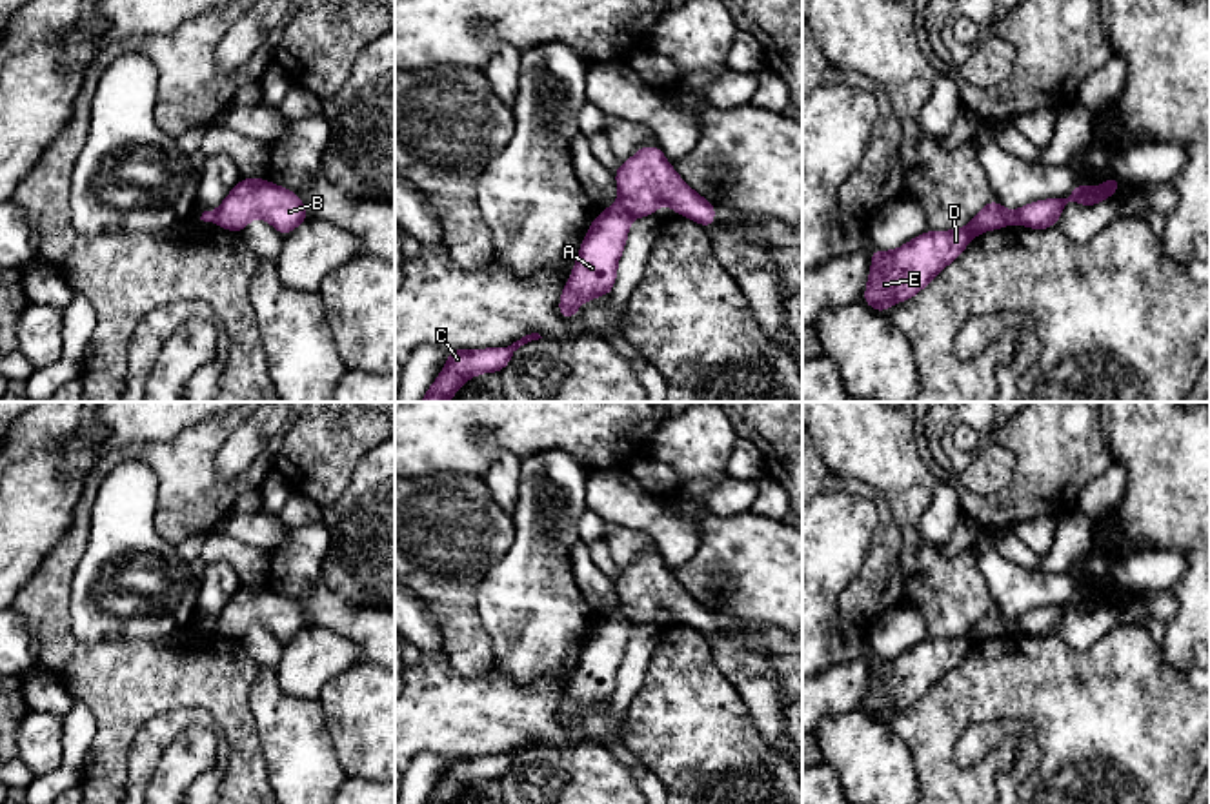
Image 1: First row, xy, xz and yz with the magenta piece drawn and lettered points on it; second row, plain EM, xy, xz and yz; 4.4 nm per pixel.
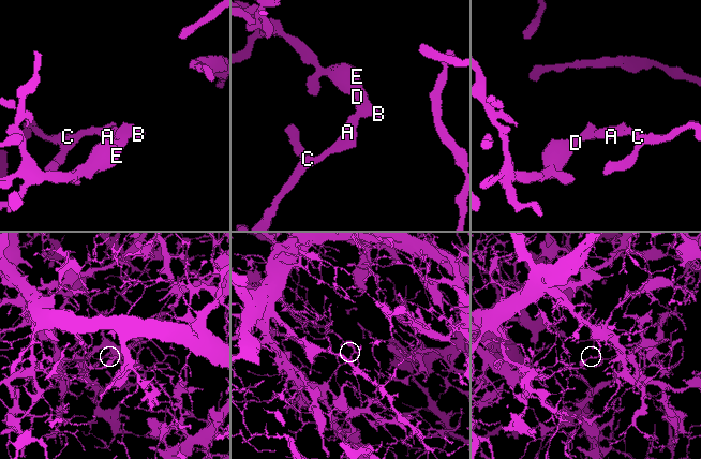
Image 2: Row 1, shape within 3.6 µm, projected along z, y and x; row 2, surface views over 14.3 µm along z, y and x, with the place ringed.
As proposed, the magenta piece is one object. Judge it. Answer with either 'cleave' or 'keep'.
cleave

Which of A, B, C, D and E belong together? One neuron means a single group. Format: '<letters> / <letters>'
A C / B D E

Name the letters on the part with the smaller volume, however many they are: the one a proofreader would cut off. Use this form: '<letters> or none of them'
B, D, E

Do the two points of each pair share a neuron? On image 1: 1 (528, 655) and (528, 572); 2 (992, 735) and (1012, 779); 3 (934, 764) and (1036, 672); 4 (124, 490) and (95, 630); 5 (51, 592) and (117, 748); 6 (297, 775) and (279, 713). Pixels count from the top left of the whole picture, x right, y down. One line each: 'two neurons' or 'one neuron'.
1: one neuron
2: one neuron
3: one neuron
4: one neuron
5: two neurons
6: one neuron

